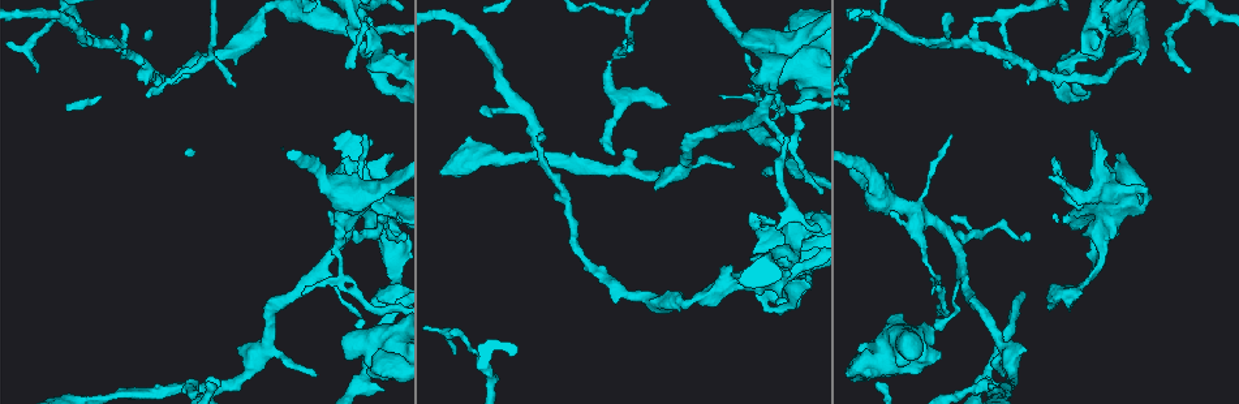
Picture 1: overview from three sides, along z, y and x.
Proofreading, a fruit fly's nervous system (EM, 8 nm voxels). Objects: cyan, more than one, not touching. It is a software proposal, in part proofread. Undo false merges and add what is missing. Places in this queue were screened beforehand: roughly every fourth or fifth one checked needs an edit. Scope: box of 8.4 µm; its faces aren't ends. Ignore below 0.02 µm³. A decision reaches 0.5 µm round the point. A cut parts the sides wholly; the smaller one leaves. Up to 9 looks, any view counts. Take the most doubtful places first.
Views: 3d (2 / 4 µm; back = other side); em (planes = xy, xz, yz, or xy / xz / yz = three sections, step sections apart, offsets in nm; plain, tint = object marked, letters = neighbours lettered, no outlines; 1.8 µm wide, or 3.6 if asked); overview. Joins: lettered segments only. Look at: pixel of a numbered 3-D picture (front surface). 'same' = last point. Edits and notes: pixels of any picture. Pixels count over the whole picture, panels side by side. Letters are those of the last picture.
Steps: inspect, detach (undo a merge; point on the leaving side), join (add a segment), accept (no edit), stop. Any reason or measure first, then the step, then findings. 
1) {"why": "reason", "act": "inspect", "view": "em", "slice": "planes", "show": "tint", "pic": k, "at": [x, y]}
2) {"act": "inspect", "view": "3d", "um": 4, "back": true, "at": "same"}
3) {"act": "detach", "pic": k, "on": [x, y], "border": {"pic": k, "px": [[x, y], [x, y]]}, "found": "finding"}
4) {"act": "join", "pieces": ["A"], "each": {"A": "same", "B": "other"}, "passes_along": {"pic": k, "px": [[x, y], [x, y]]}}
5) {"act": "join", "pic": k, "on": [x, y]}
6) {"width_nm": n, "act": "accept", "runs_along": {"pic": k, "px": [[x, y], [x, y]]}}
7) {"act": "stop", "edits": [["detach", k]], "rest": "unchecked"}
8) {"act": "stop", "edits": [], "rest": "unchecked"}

{"why": "sharp bend", "act": "inspect", "view": "em", "slice": "xy", "step": 4, "show": "letters", "pic": 1, "at": [1104, 27]}

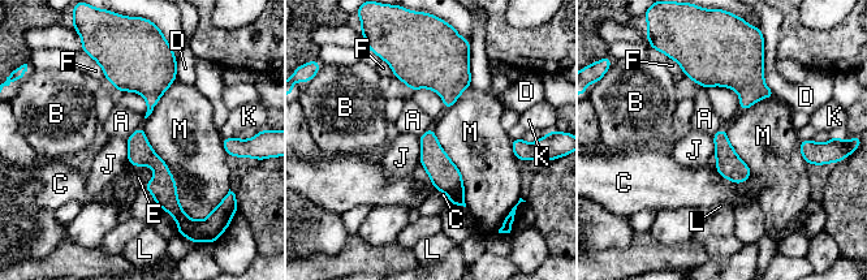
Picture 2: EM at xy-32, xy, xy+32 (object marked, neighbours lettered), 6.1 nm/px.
{"why": "another direction", "act": "inspect", "view": "em", "slice": "planes", "show": "letters", "at": "same"}

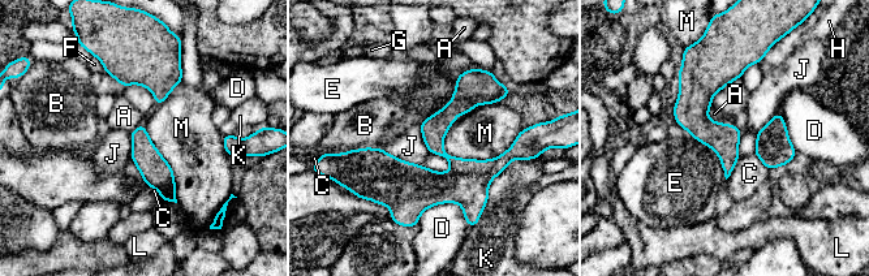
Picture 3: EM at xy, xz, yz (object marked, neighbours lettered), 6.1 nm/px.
{"act": "detach", "pic": 3, "on": [461, 165], "each": {"A": "other", "B": "other", "C": "other", "D": "other", "E": "other", "F": "other", "G": "other", "H": "other", "J": "other", "K": "other", "L": "other", "M": "other"}, "found": "a second neuron is stuck on"}

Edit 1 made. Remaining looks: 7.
{"why": "see it whole again", "act": "inspect", "view": "overview"}

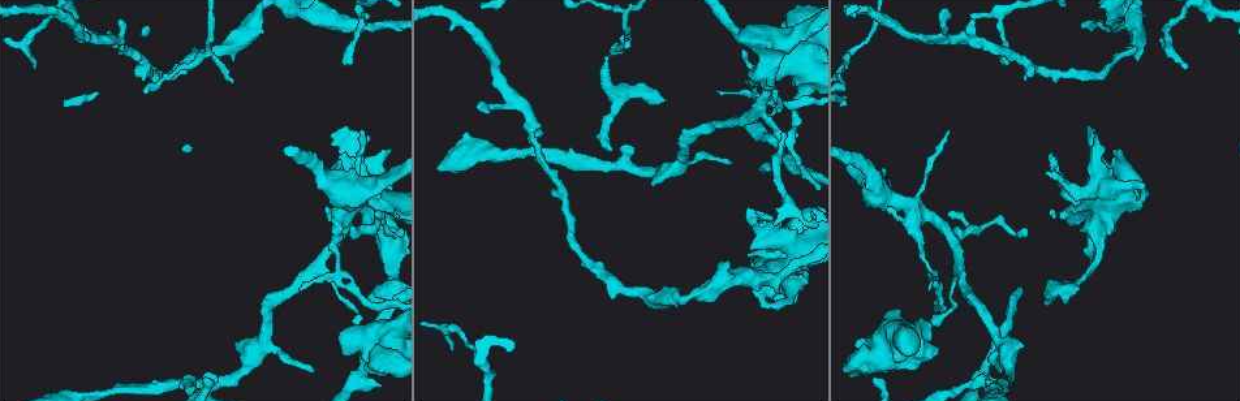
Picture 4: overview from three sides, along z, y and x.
{"why": "sudden change in width", "act": "inspect", "view": "3d", "um": 4, "pic": 4, "at": [765, 57]}

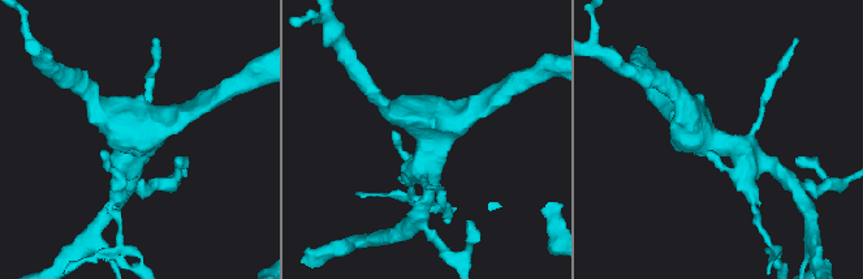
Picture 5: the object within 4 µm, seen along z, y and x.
{"arms": 3, "arm_widths_nm": [220, 220, 280], "act": "inspect", "view": "em", "um": 3.6, "slice": "planes", "show": "letters", "pic": 5, "at": [142, 142]}

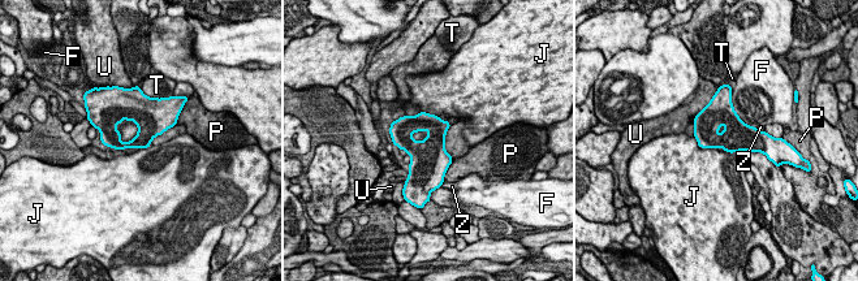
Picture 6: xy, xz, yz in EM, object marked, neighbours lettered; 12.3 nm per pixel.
{"width_nm": 240, "longest_contact_nm": ["F", 550], "act": "accept", "each": {"F": "other", "J": "other", "P": "other", "T": "other", "U": "other", "Z": "other"}, "found": "all the same neuron"}

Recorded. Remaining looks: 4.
{"why": "thin end", "act": "inspect", "view": "3d", "um": 2, "pic": 4, "at": [789, 225]}

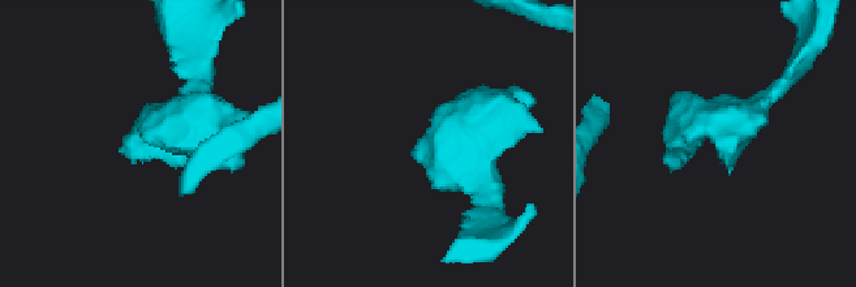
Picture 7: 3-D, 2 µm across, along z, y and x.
{"why": "need the tissue", "act": "inspect", "view": "em", "slice": "planes", "show": "plain", "pic": 7, "at": [423, 146]}

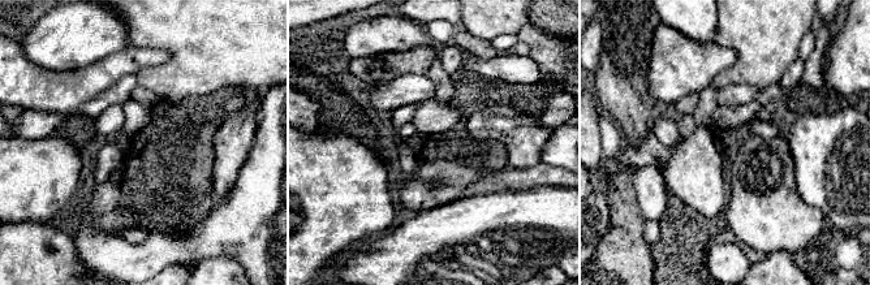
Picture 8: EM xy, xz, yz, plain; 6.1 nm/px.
{"why": "see the neighbours", "act": "inspect", "view": "em", "slice": "planes", "show": "letters", "at": "same"}

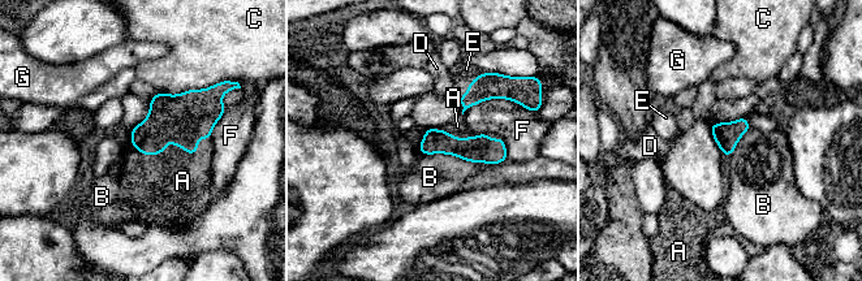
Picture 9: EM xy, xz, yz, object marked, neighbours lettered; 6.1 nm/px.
{"act": "join", "pieces": ["A"], "each": {"A": "same", "B": "other", "C": "other", "D": "other", "E": "other", "F": "other", "G": "other"}, "found": "the neuron continues"}

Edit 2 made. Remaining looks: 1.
{"why": "sudden change in width", "act": "inspect", "view": "em", "slice": "planes", "show": "letters", "pic": 4, "at": [636, 290]}

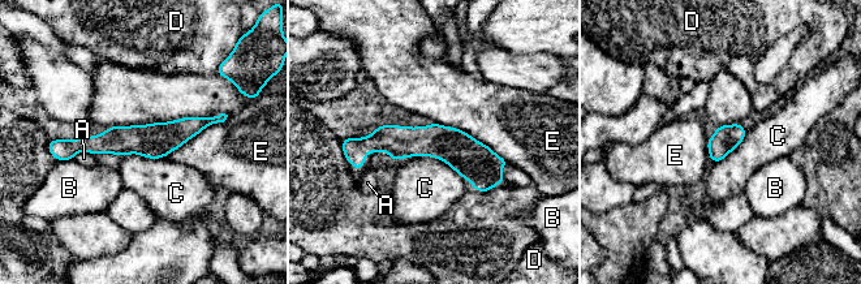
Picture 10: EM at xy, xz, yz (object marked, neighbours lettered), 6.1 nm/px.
{"act": "accept", "each": {"A": "other", "B": "other", "C": "other", "D": "other", "E": "other"}, "runs_along": {"pic": 10, "px": [[216, 120], [158, 140], [64, 147]]}, "found": "one neuron here"}

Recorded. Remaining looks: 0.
{"act": "stop", "edits": [["detach", 3], ["join", 9]], "rest": "unchecked"}

